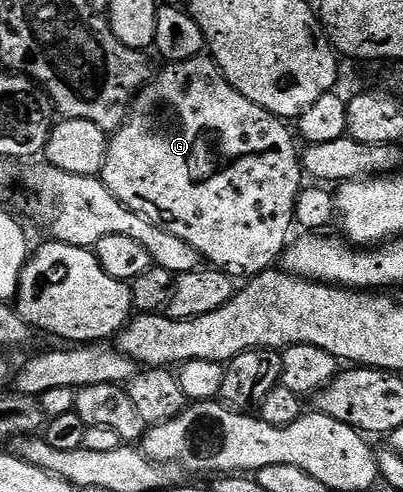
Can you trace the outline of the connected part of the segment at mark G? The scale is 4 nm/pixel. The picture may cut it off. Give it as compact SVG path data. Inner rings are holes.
M197 58L183 60L177 64L169 63L161 72L159 69L150 83L140 91L140 95L133 99L127 120L117 132L111 133L102 179L110 194L118 198L118 202L134 210L134 214L142 214L142 218L146 218L154 226L174 234L174 238L182 238L182 242L190 242L190 246L194 246L194 250L198 250L211 267L219 268L233 278L239 278L239 276L251 278L269 271L275 265L272 263L275 260L277 263L283 257L284 250L293 235L296 200L305 183L303 180L306 180L306 173L302 167L302 156L298 148L296 152L297 137L293 129L291 132L287 127L291 128L281 117L270 114L265 108L250 102L242 93L234 90L234 86L230 86L227 78L220 73L215 60Z

